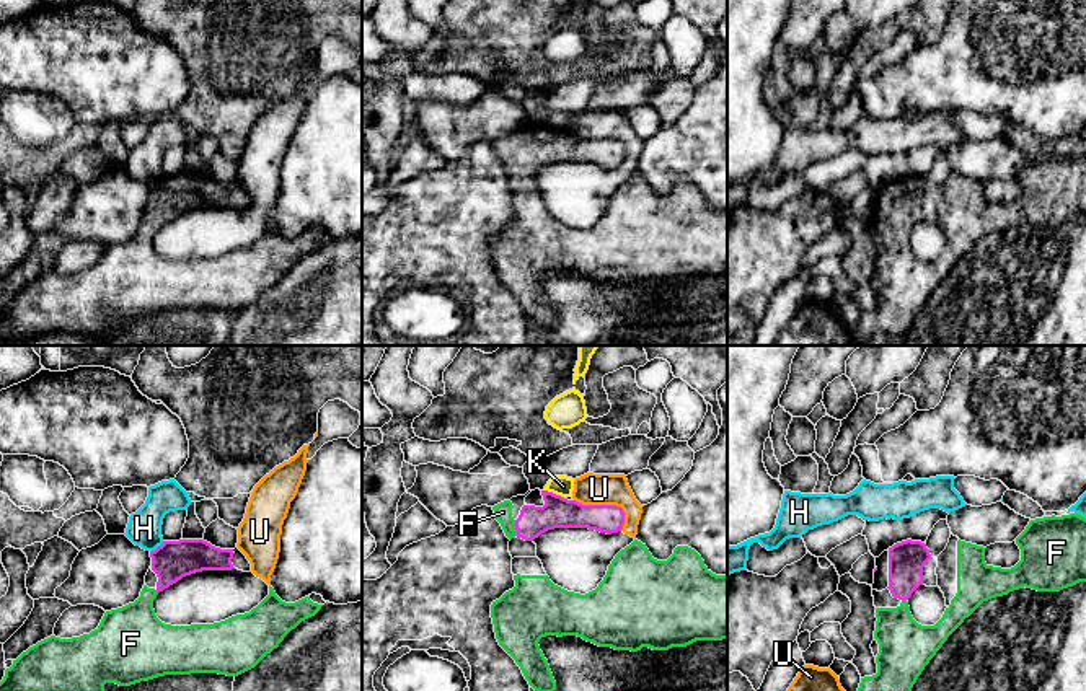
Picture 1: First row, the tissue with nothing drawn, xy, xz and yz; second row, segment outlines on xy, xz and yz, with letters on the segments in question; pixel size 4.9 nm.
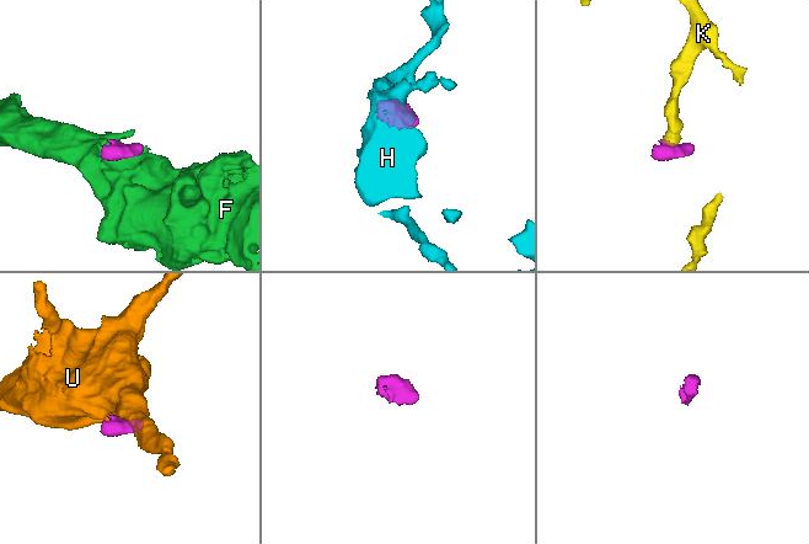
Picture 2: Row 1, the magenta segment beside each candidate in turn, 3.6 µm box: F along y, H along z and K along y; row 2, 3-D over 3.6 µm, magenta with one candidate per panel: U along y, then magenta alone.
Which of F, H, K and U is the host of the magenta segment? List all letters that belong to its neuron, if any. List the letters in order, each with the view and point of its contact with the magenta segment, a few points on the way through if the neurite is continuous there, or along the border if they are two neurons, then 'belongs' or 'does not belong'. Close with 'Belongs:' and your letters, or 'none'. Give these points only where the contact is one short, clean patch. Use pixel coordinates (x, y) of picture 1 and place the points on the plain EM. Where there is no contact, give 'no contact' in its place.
F: xz (516, 163) | across xz (558, 147), (516, 163), (503, 147) | belongs
H: xy (158, 181) | along xy (163, 176), (150, 188) | does not belong
K: xz (553, 129) | along xz (543, 124), (563, 132) | does not belong
U: xz (609, 140) | along xz (574, 134), (582, 139), (618, 140), (623, 147), (623, 163) | does not belong
Belongs: F

